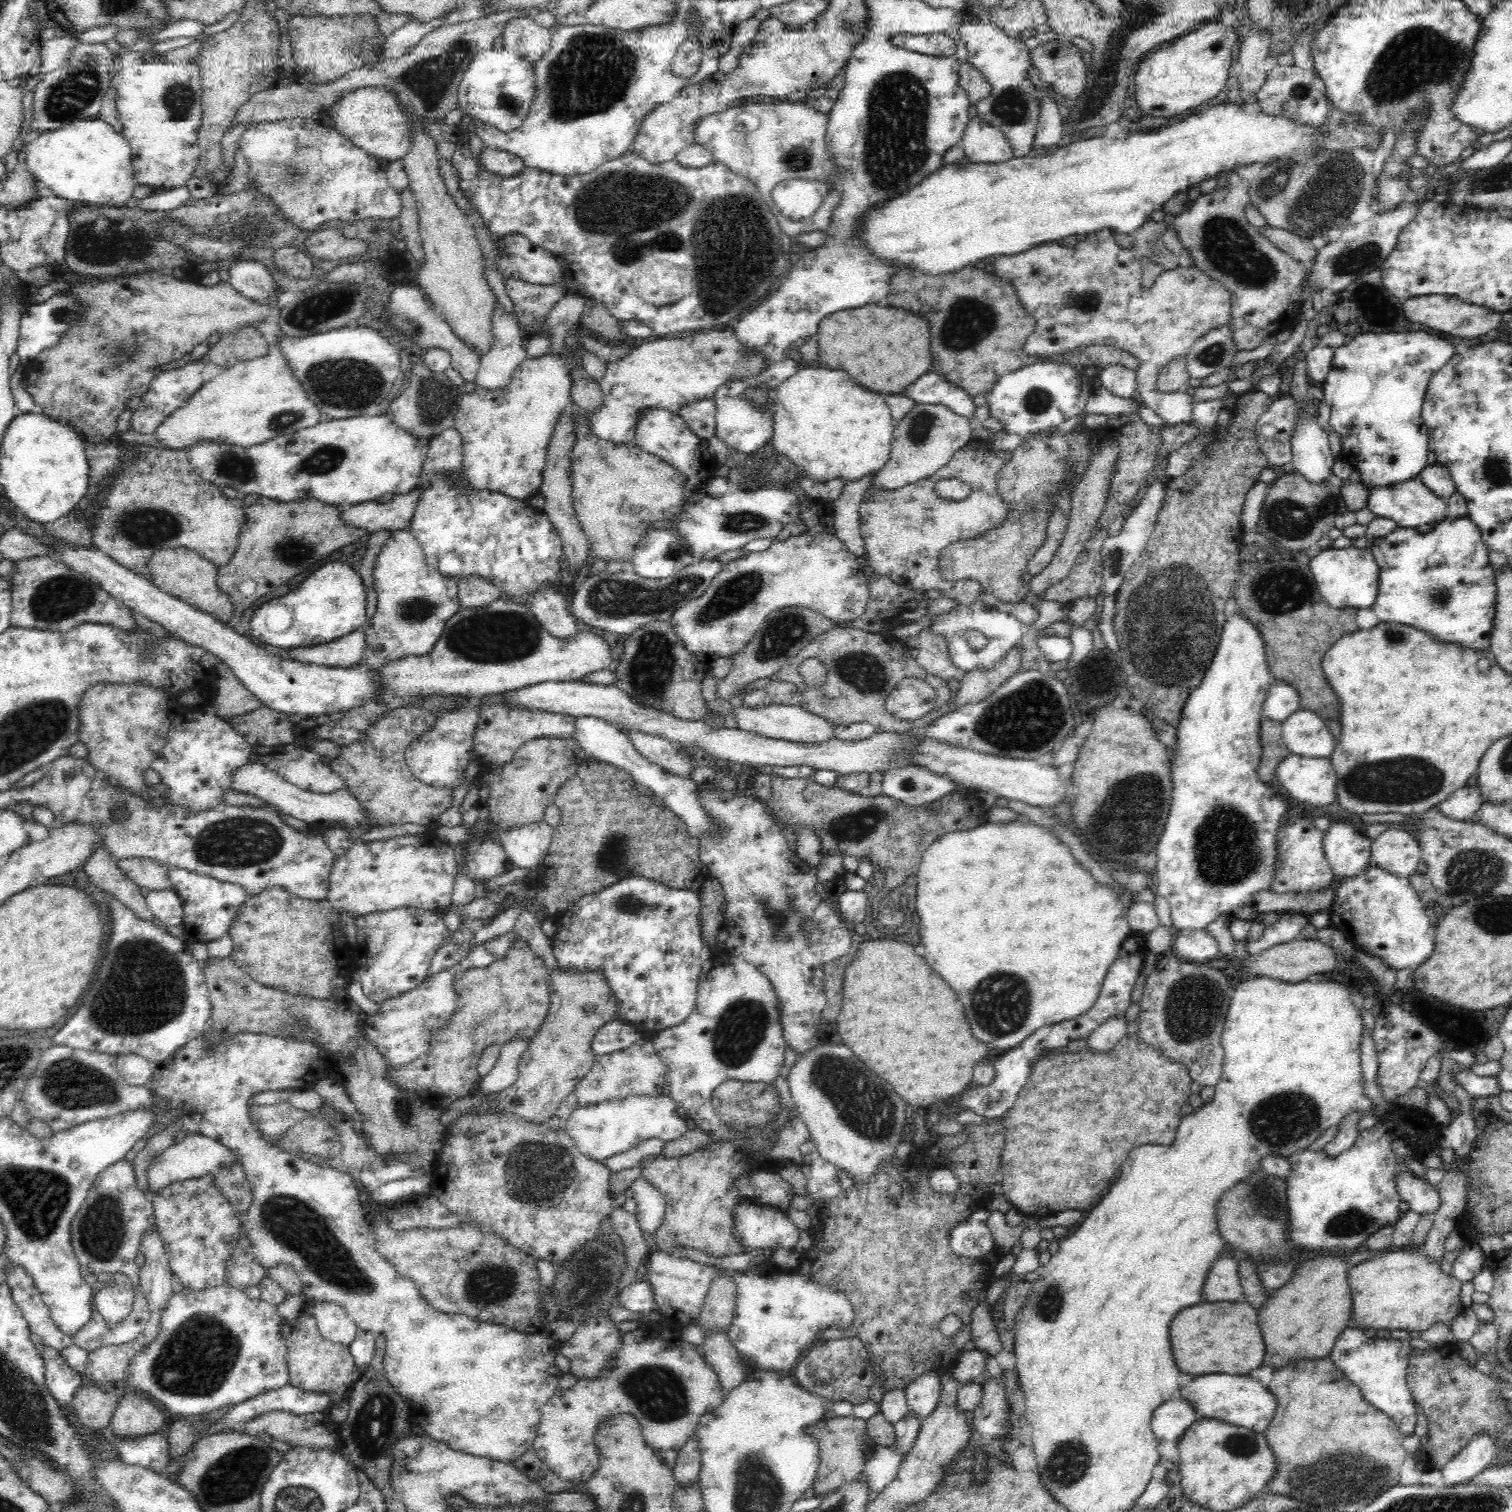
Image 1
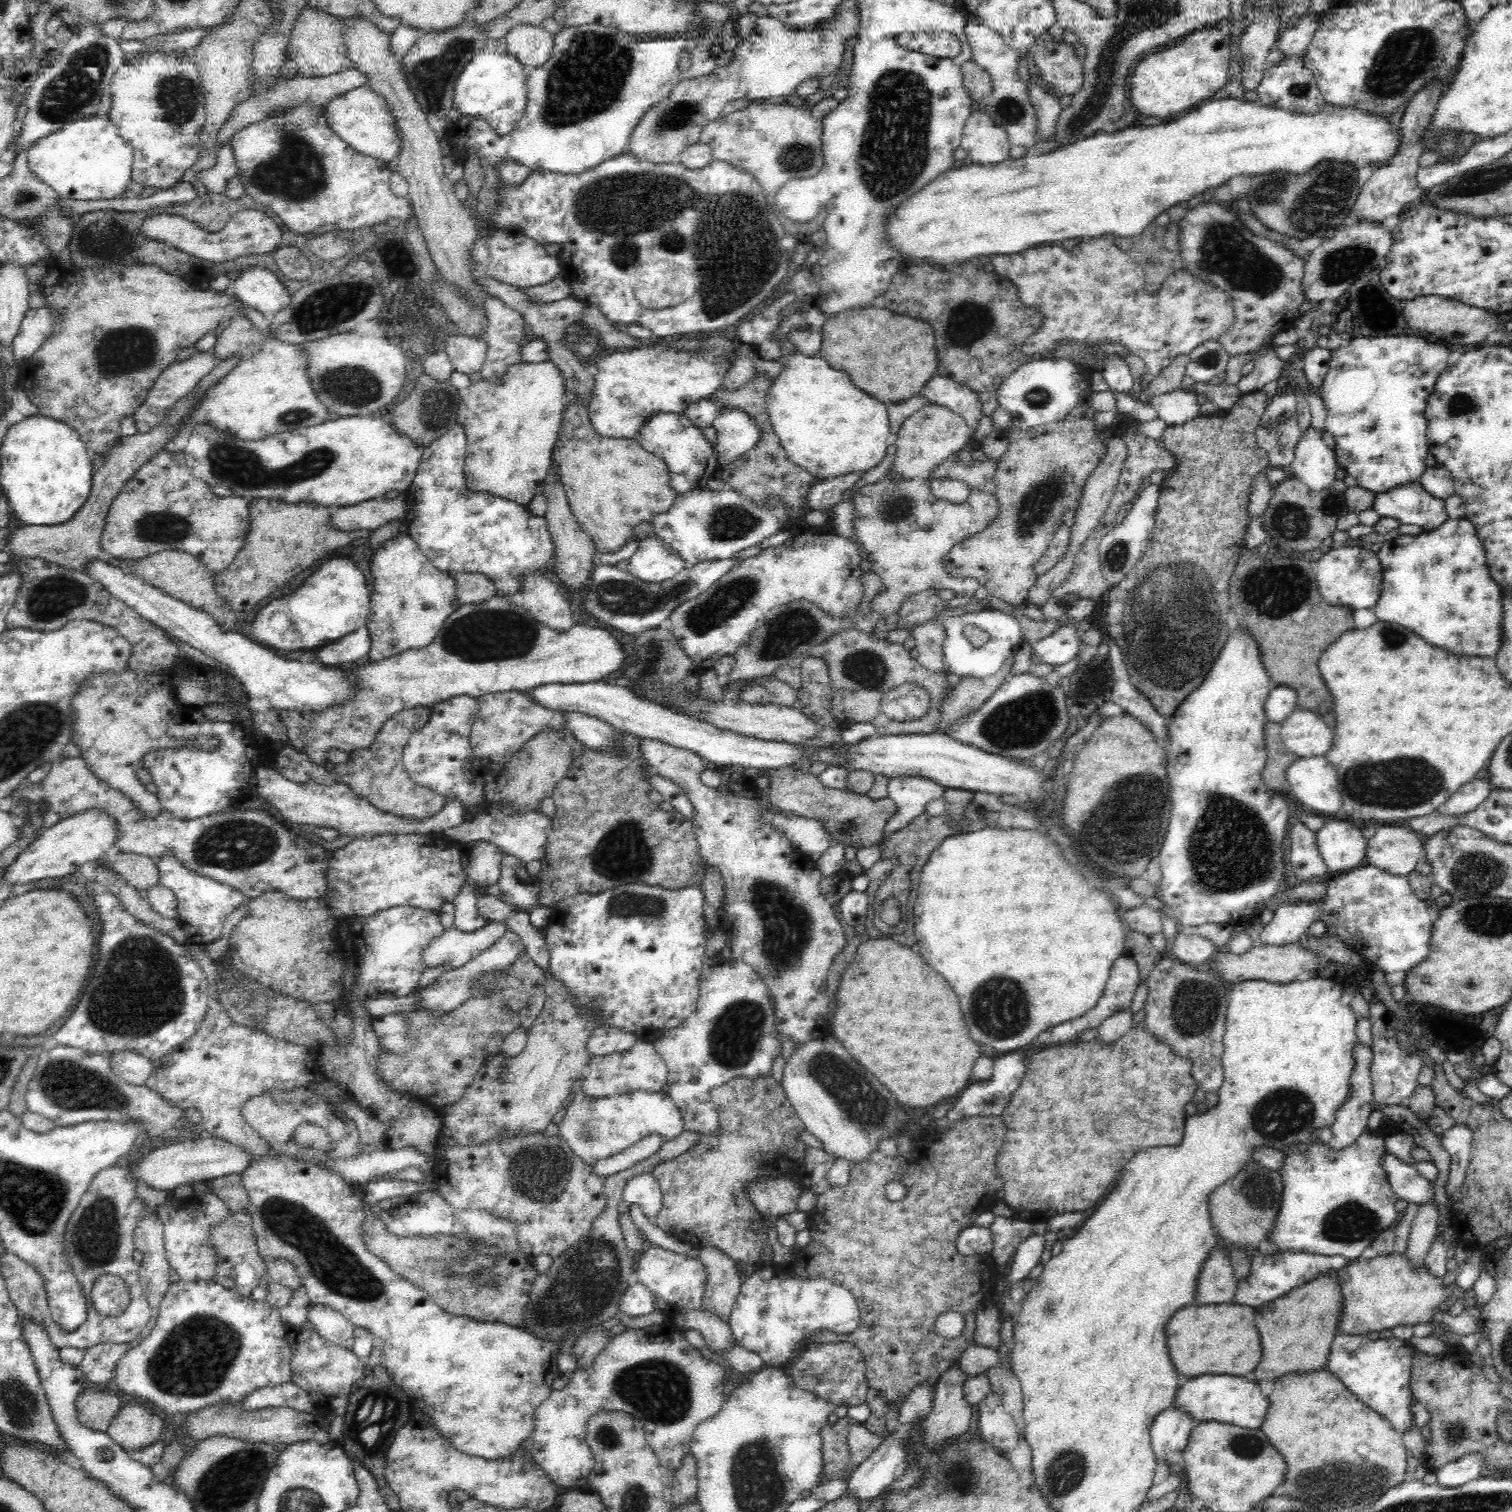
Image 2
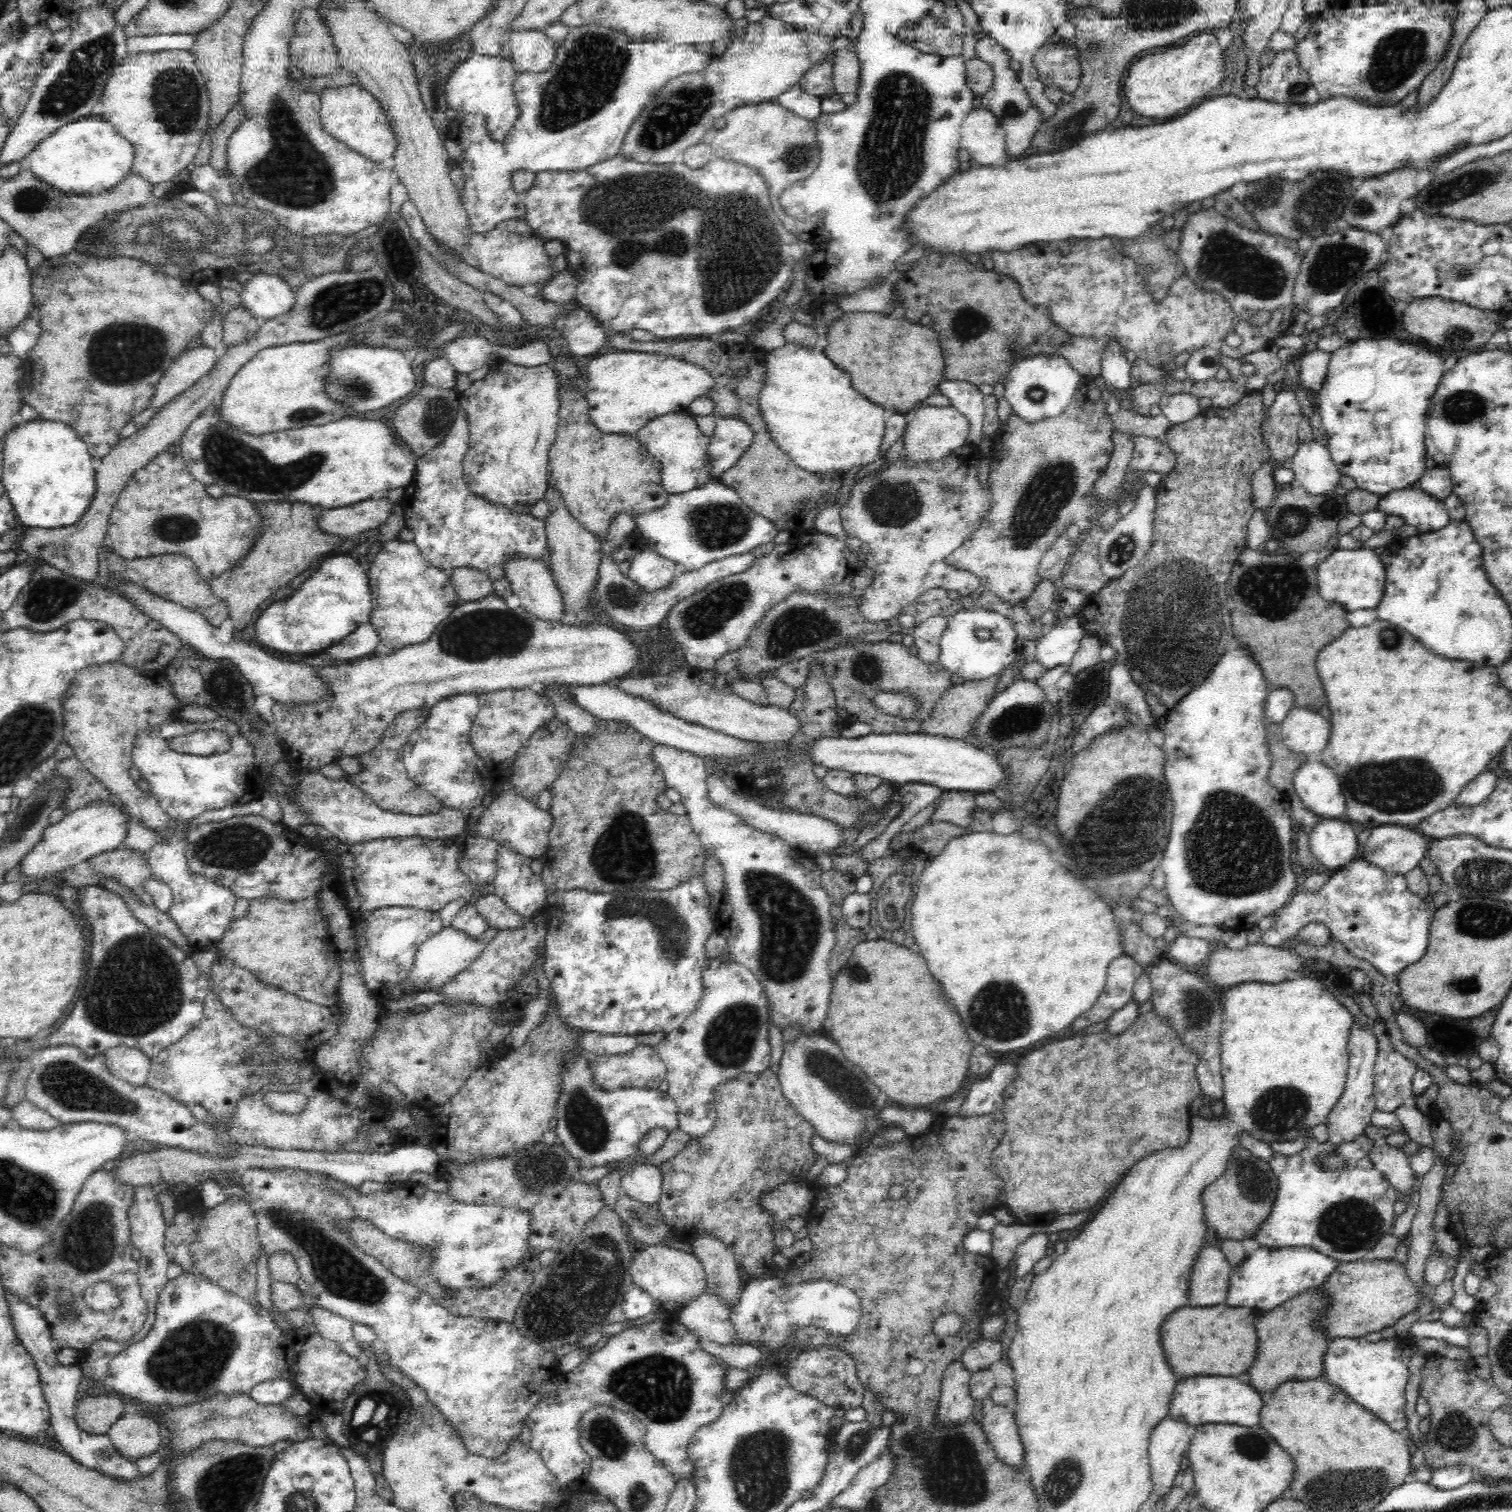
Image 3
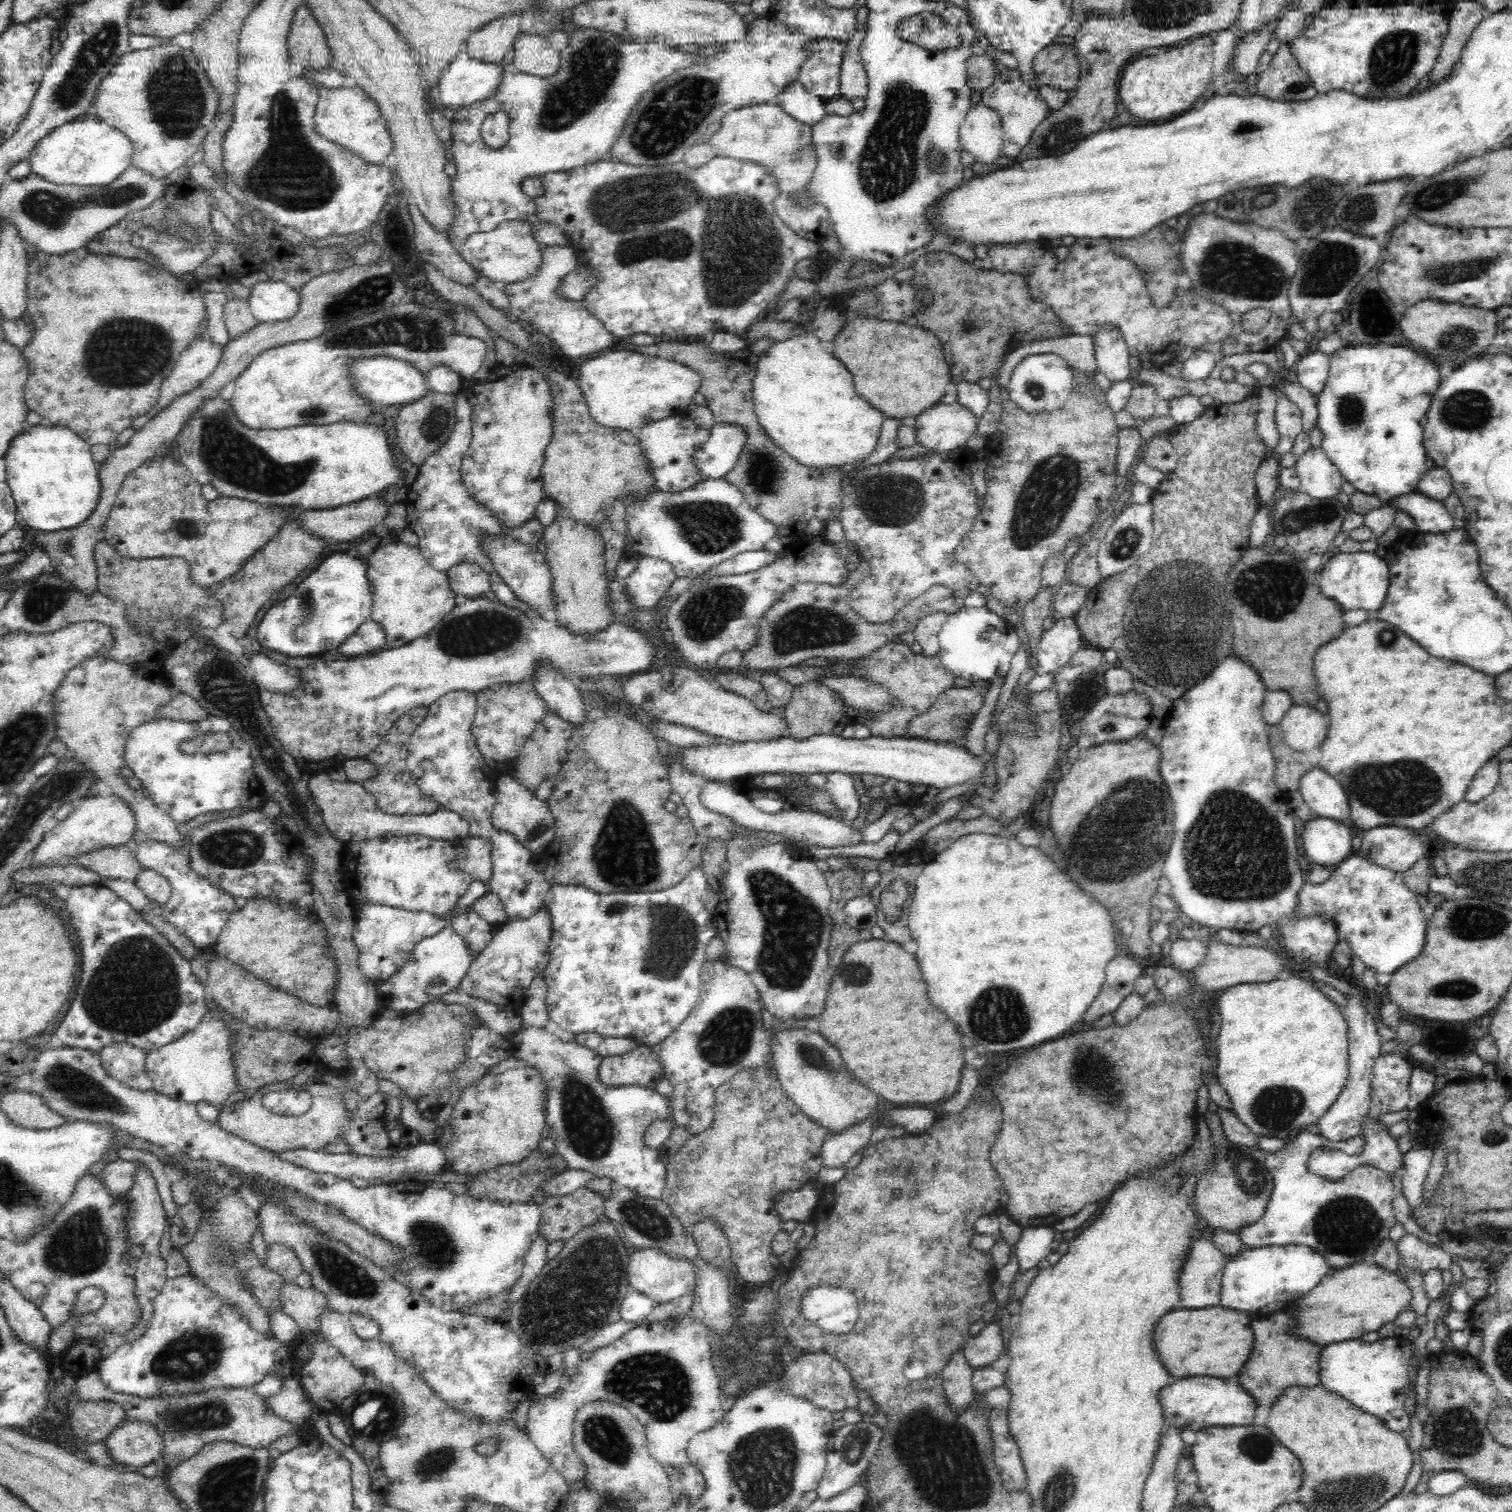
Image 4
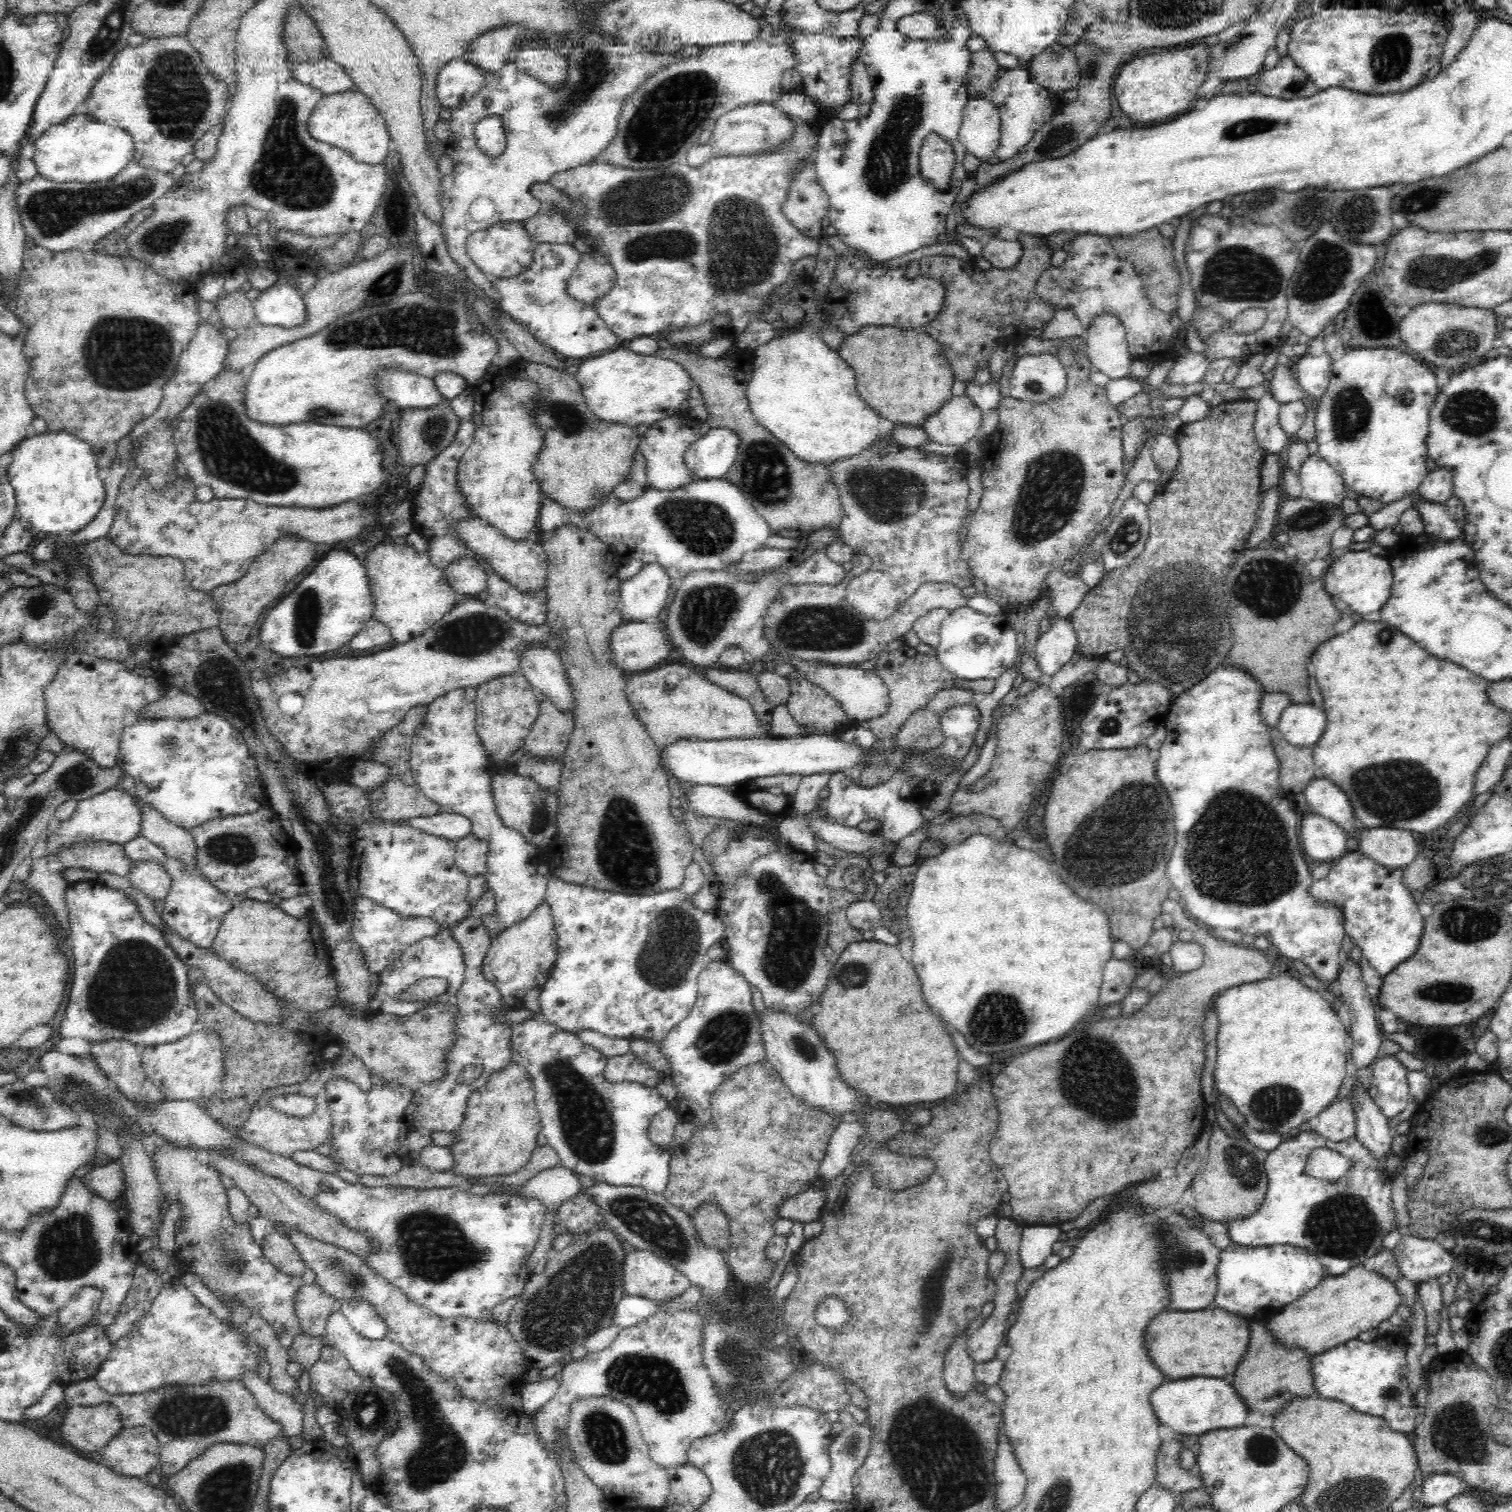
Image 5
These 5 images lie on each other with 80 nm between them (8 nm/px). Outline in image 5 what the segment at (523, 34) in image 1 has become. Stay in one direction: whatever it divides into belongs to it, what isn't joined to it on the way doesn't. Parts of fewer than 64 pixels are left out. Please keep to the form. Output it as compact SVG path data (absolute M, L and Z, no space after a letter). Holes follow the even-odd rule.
M528 39L517 50L514 63L520 72L550 86L558 86L566 79L566 58L554 51L553 45L544 47L538 41Z

